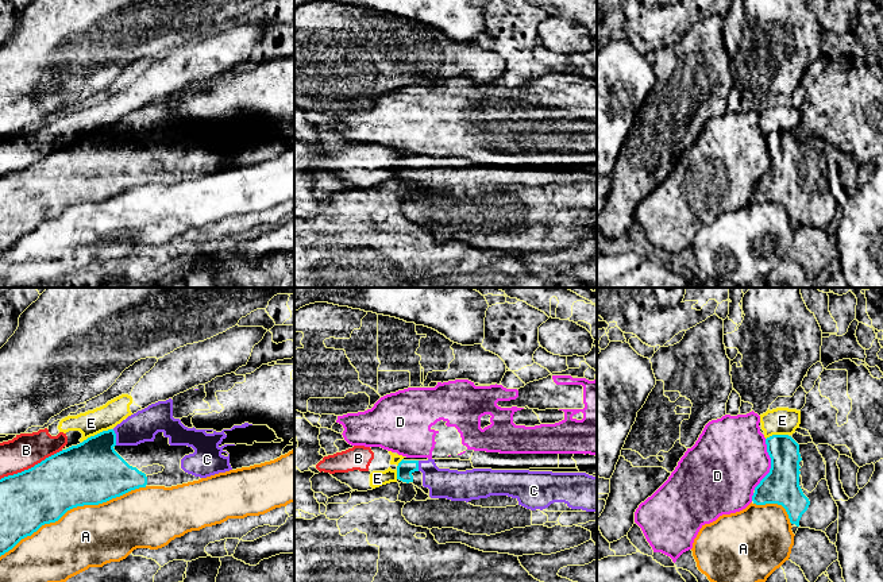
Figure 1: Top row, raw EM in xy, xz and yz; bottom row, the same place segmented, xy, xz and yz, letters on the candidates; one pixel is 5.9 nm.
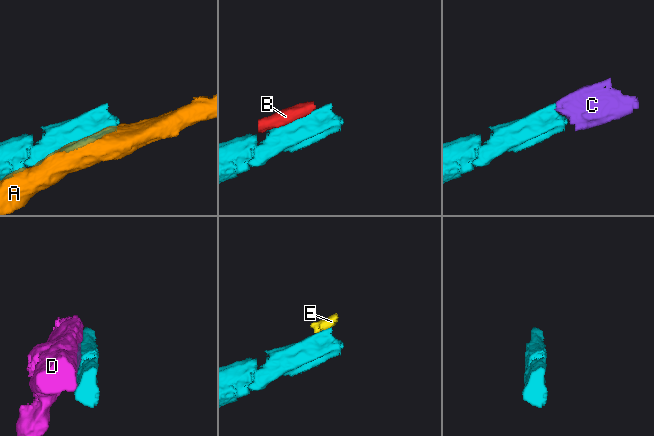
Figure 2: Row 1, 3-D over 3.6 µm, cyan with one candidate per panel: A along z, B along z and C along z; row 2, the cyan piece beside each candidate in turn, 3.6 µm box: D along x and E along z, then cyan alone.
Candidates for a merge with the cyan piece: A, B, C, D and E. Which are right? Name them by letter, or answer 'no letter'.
C

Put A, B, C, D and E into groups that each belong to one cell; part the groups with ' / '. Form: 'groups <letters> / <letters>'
groups A / B E / C / D

